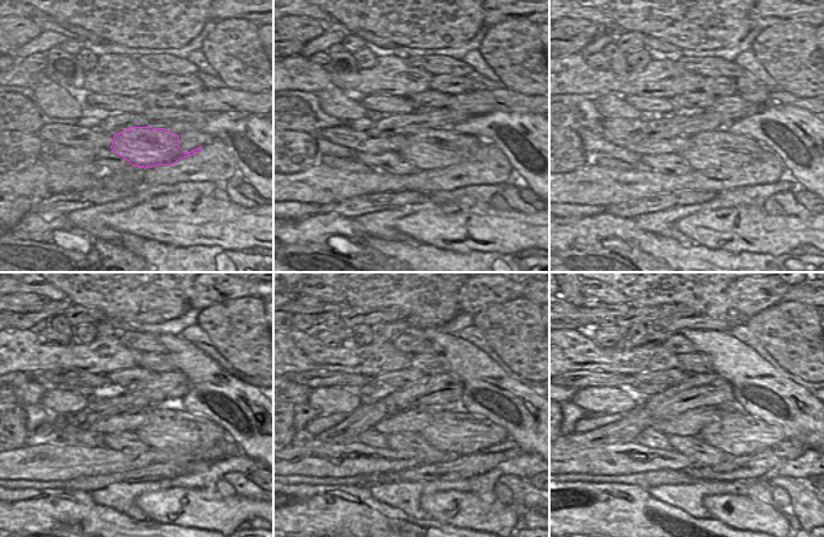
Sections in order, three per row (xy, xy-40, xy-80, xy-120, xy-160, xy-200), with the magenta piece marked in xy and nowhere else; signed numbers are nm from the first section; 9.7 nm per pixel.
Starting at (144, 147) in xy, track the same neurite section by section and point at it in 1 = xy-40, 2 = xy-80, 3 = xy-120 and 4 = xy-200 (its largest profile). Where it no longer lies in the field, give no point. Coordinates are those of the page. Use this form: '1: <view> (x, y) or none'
1: xy-40 (434, 148)
2: xy-80 (723, 150)
3: xy-120 (165, 427)
4: xy-200 (739, 434)

